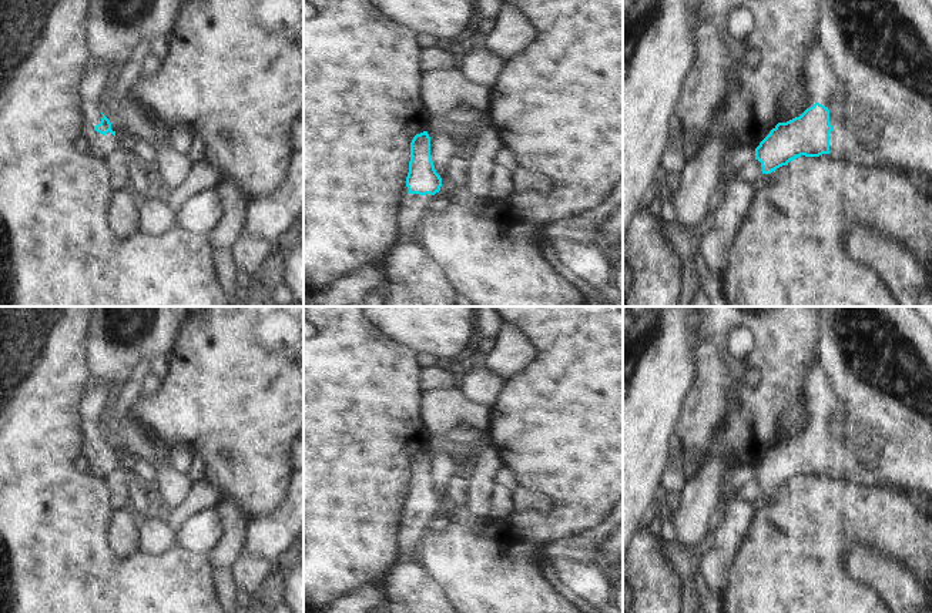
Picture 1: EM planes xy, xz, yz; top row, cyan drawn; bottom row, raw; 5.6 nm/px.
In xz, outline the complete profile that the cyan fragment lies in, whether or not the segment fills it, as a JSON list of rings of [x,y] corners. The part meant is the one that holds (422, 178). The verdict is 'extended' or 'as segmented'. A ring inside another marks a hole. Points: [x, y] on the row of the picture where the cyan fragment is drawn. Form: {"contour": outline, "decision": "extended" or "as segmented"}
{"contour": [[[428,131],[416,134],[410,143],[406,187],[409,192],[400,198],[398,211],[396,228],[399,242],[418,238],[420,221],[428,214],[426,204],[442,187],[442,178],[436,172],[432,161]]], "decision": "extended"}

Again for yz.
{"contour": [[[819,41],[807,51],[804,70],[815,104],[799,117],[778,123],[760,143],[755,160],[761,163],[762,174],[771,174],[801,155],[822,154],[865,168],[882,168],[884,157],[878,153],[868,154],[859,141],[862,128],[869,123],[844,120],[834,113],[832,97],[842,87]]], "decision": "extended"}

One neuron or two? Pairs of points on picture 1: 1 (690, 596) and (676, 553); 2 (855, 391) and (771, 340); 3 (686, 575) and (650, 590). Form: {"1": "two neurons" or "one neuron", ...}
{"1": "one neuron", "2": "two neurons", "3": "two neurons"}

